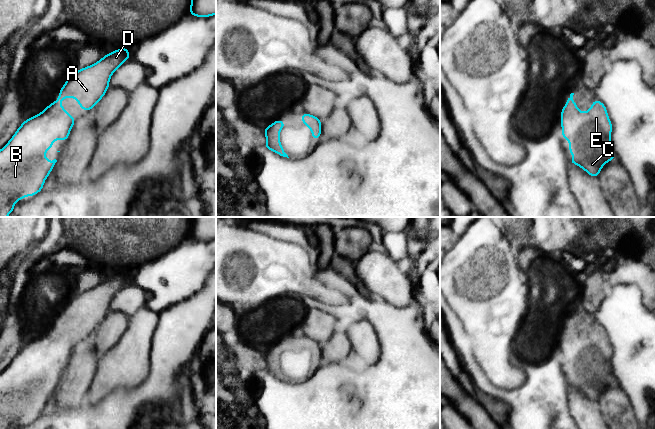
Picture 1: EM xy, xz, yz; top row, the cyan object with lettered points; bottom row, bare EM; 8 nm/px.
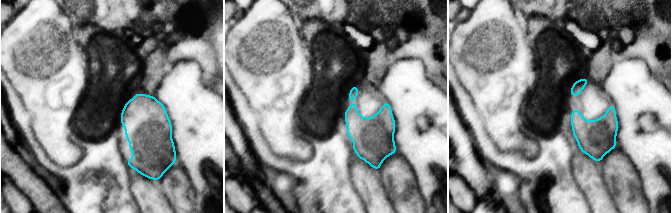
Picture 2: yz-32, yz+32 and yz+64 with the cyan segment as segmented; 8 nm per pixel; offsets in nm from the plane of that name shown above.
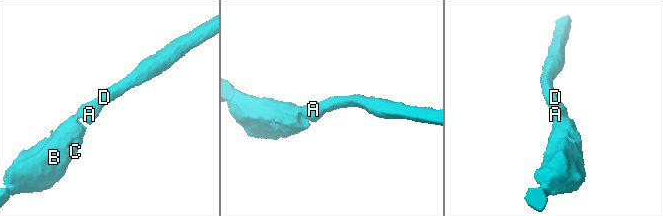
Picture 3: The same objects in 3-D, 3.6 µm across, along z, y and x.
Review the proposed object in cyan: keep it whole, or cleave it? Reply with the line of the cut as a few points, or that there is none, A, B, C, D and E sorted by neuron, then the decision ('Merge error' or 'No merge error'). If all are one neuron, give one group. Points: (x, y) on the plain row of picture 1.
No split. Groups: A B C D E. No merge error

